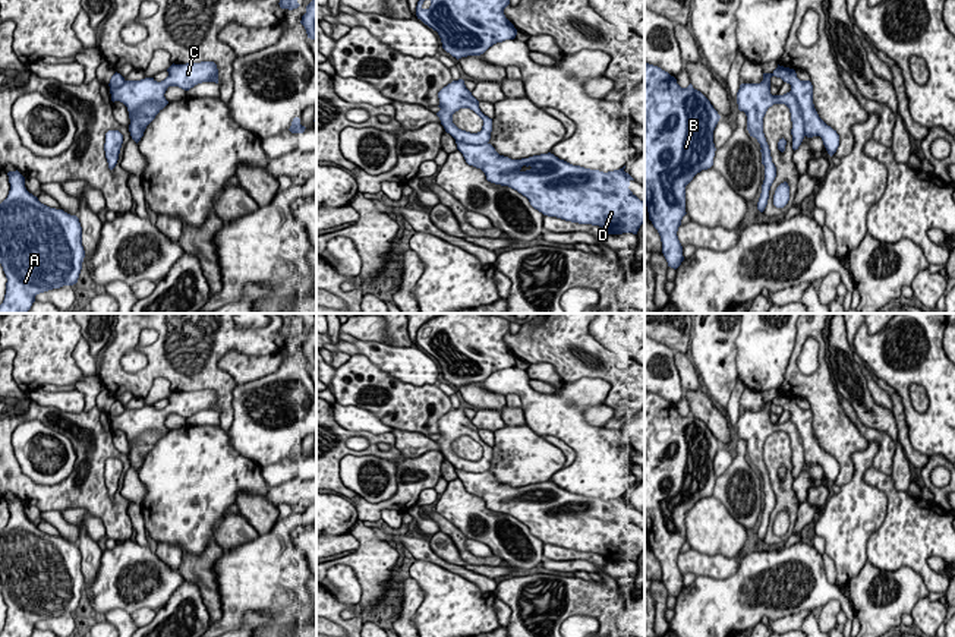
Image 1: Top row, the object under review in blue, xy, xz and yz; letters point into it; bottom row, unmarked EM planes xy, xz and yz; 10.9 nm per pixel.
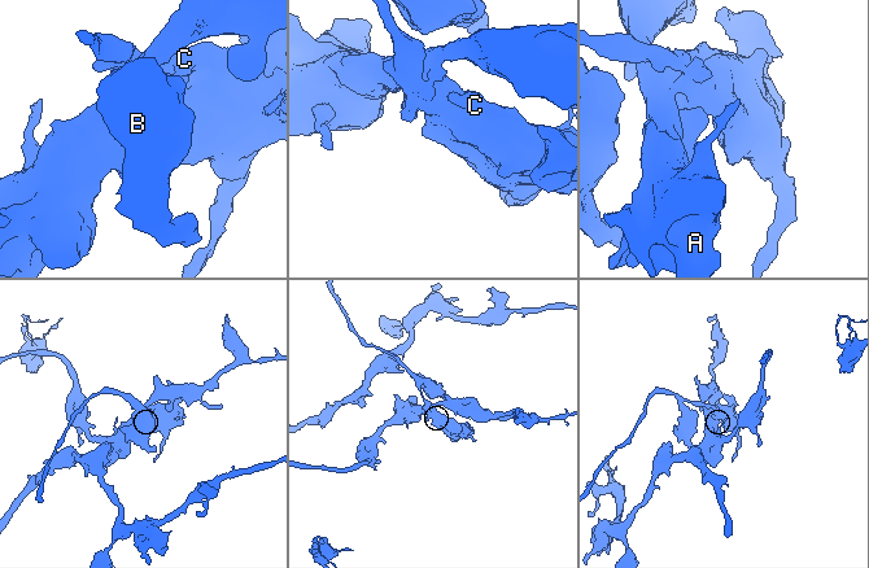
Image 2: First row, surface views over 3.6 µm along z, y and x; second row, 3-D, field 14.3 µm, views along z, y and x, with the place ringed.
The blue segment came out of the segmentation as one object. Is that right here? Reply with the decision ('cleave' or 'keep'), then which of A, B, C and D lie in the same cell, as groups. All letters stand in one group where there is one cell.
cleave; groups A / B C D

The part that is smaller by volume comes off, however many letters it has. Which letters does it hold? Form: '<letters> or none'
B, C, D

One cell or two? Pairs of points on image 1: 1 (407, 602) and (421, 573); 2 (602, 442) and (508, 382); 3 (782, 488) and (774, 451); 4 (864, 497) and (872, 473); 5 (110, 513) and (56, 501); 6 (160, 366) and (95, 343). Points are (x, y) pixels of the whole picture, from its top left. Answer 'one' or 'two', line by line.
1: two
2: one
3: one
4: two
5: one
6: two

